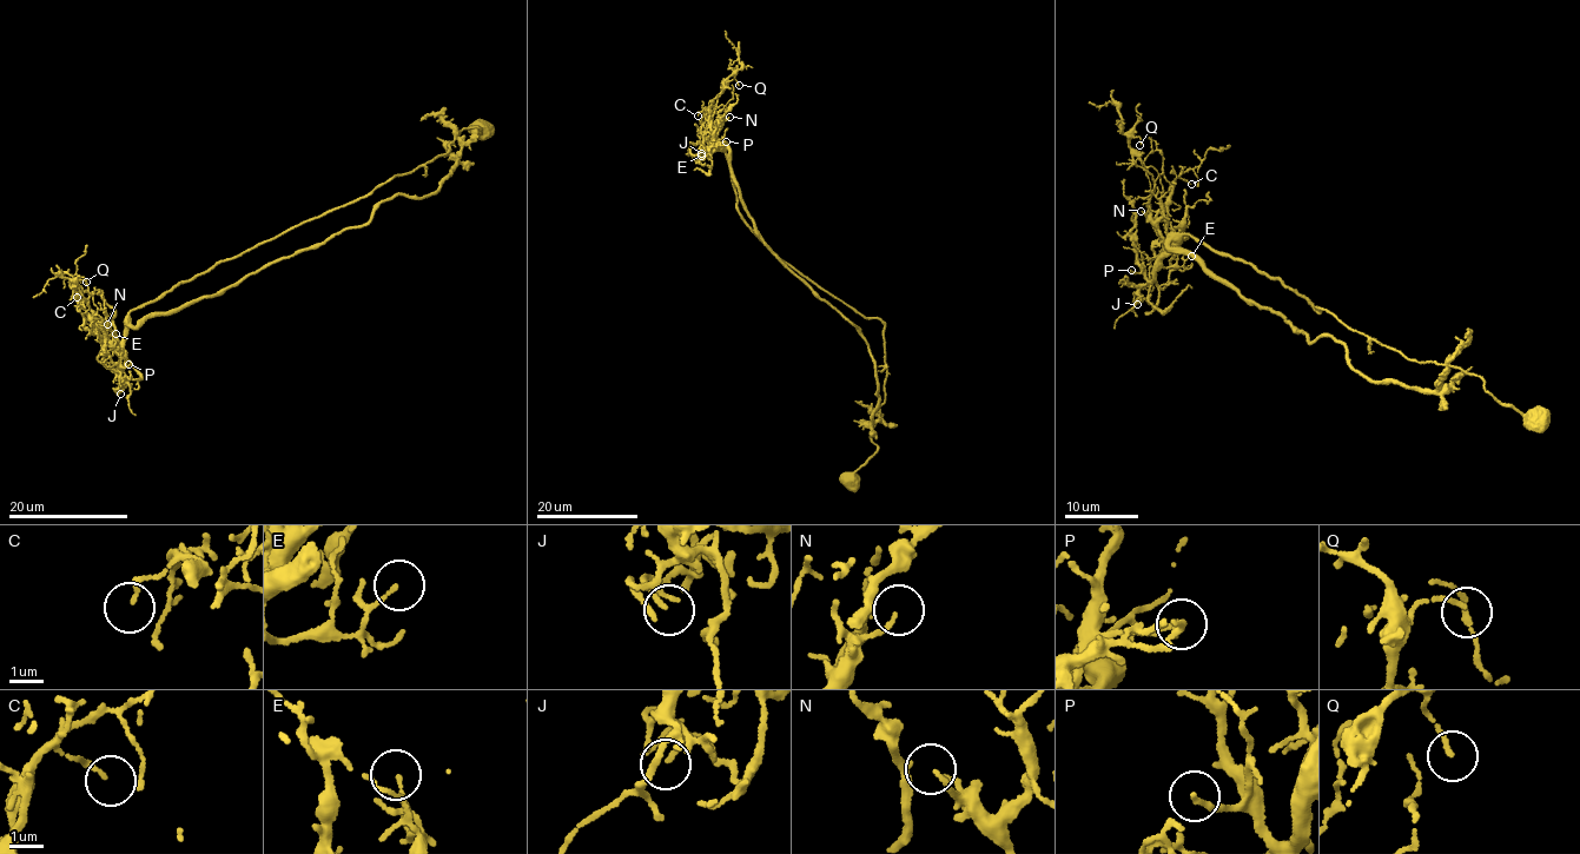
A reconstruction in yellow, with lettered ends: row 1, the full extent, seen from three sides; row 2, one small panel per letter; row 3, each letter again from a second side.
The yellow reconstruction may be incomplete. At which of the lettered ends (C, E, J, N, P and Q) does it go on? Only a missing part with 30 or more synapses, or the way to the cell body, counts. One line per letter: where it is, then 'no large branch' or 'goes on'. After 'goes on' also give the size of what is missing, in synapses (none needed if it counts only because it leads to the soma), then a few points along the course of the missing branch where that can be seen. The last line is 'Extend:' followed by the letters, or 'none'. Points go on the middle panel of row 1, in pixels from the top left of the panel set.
C: (698, 116) | no large branch
E: (701, 156) | no large branch
J: (701, 153) | no large branch
N: (729, 117) | no large branch
P: (726, 141) | no large branch
Q: (739, 85) | no large branch
Extend: none

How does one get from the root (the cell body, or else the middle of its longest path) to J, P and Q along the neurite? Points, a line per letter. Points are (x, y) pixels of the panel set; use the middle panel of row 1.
J: (850, 480), (877, 448), (884, 322), (772, 251), (741, 217), (725, 151), (701, 153)
P: (850, 480), (877, 448), (884, 322), (753, 233), (725, 151), (708, 150), (726, 141)
Q: (850, 480), (877, 448), (884, 322), (824, 291), (741, 217), (708, 112), (732, 73), (739, 85)

